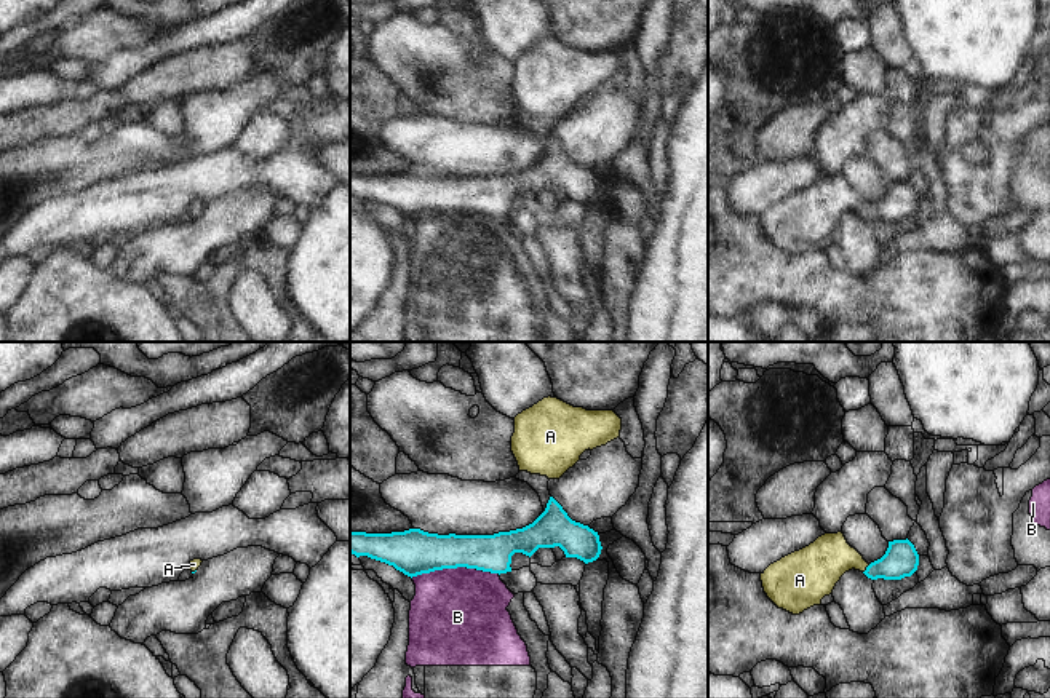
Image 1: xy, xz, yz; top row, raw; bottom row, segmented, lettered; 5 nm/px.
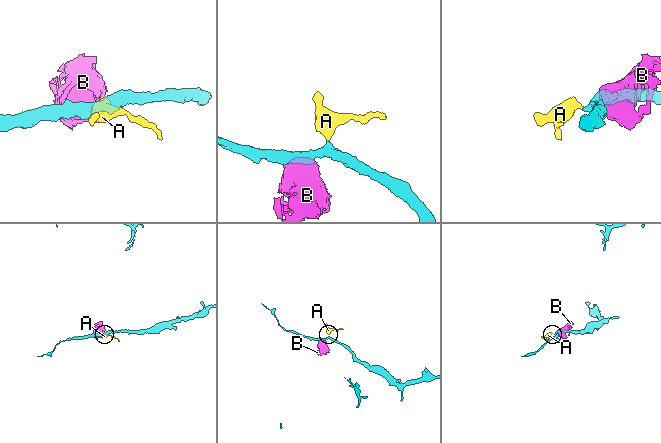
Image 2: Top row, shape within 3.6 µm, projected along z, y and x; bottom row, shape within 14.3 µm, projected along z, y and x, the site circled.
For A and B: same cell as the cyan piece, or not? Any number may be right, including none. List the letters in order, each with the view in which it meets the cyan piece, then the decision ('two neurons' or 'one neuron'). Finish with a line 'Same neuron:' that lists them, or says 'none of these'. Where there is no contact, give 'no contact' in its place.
A: yz | one neuron
B: xz | two neurons
Same neuron: A

